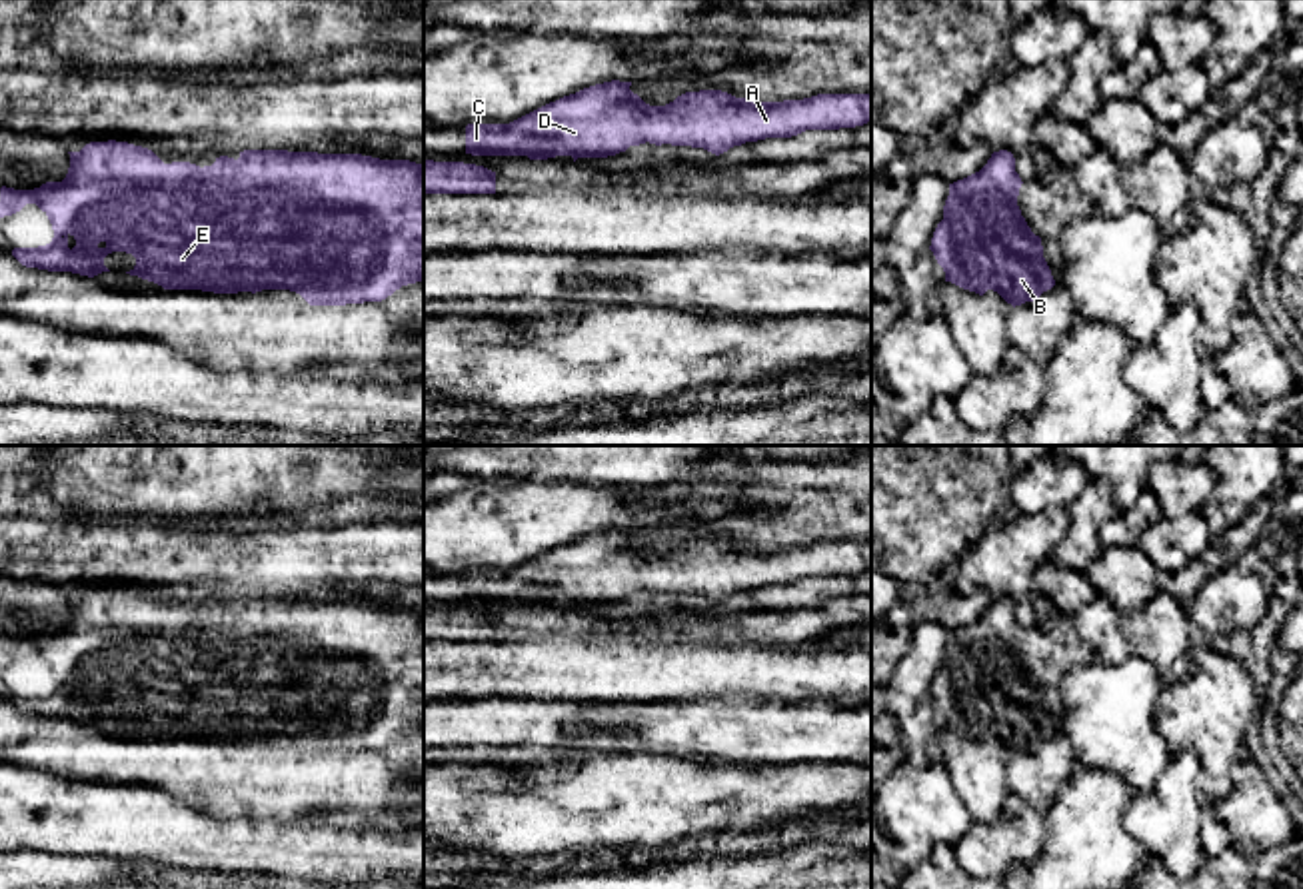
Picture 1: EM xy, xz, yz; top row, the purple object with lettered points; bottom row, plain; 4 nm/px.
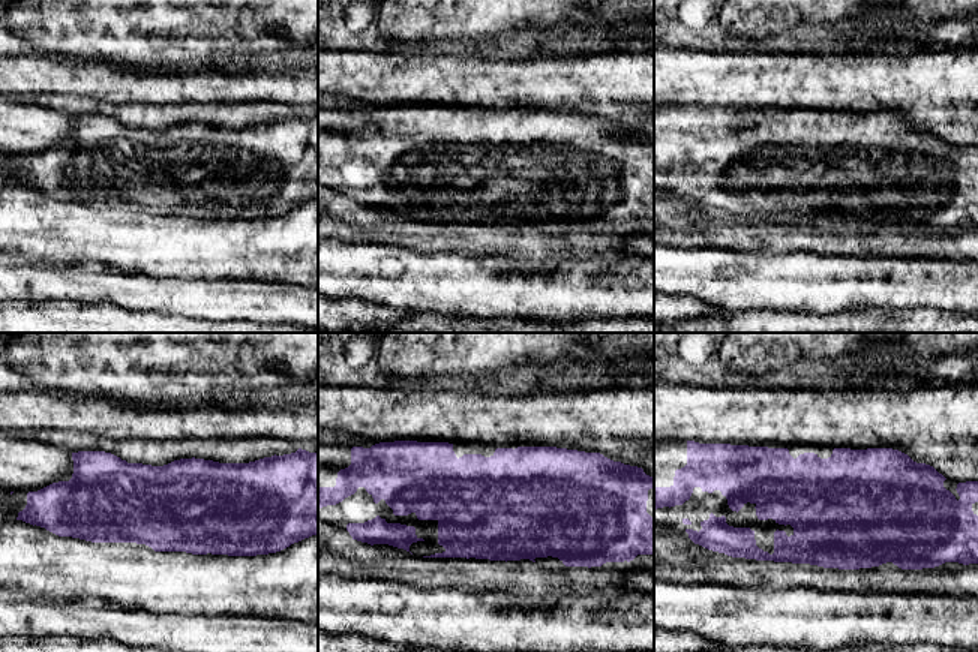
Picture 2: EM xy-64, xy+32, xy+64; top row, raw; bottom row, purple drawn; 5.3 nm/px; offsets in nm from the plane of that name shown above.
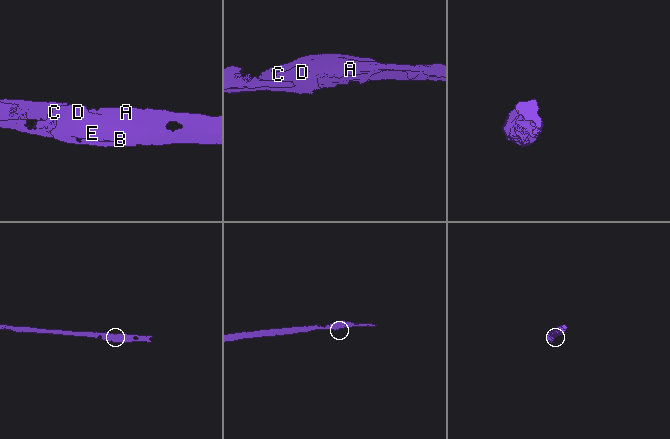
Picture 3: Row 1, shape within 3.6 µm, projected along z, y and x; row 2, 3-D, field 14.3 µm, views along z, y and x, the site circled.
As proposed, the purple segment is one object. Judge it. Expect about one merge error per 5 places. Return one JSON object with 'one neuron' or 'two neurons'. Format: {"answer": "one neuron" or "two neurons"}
{"answer": "one neuron"}

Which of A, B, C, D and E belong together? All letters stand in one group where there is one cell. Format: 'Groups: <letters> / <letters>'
Groups: A B C D E

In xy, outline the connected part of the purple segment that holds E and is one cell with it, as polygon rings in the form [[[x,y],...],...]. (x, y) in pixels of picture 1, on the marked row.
[[[90,142],[80,152],[70,154],[70,168],[62,182],[46,182],[34,190],[0,188],[0,218],[20,212],[26,204],[36,204],[50,220],[54,238],[38,248],[14,248],[12,256],[26,268],[48,272],[72,272],[94,278],[110,272],[104,258],[112,252],[126,252],[136,258],[136,266],[126,272],[154,282],[164,290],[202,290],[214,294],[290,290],[300,294],[310,306],[346,306],[382,302],[408,284],[424,282],[424,166],[410,160],[380,160],[362,154],[318,154],[288,150],[244,150],[240,158],[220,156],[212,166],[190,162],[164,164],[152,150],[128,142]]]

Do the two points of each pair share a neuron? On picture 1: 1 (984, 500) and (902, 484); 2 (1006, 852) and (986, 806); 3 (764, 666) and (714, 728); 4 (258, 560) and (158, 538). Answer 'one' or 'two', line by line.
1: one
2: two
3: two
4: one

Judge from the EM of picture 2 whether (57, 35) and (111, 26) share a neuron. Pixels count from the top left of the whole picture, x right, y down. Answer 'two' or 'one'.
one

